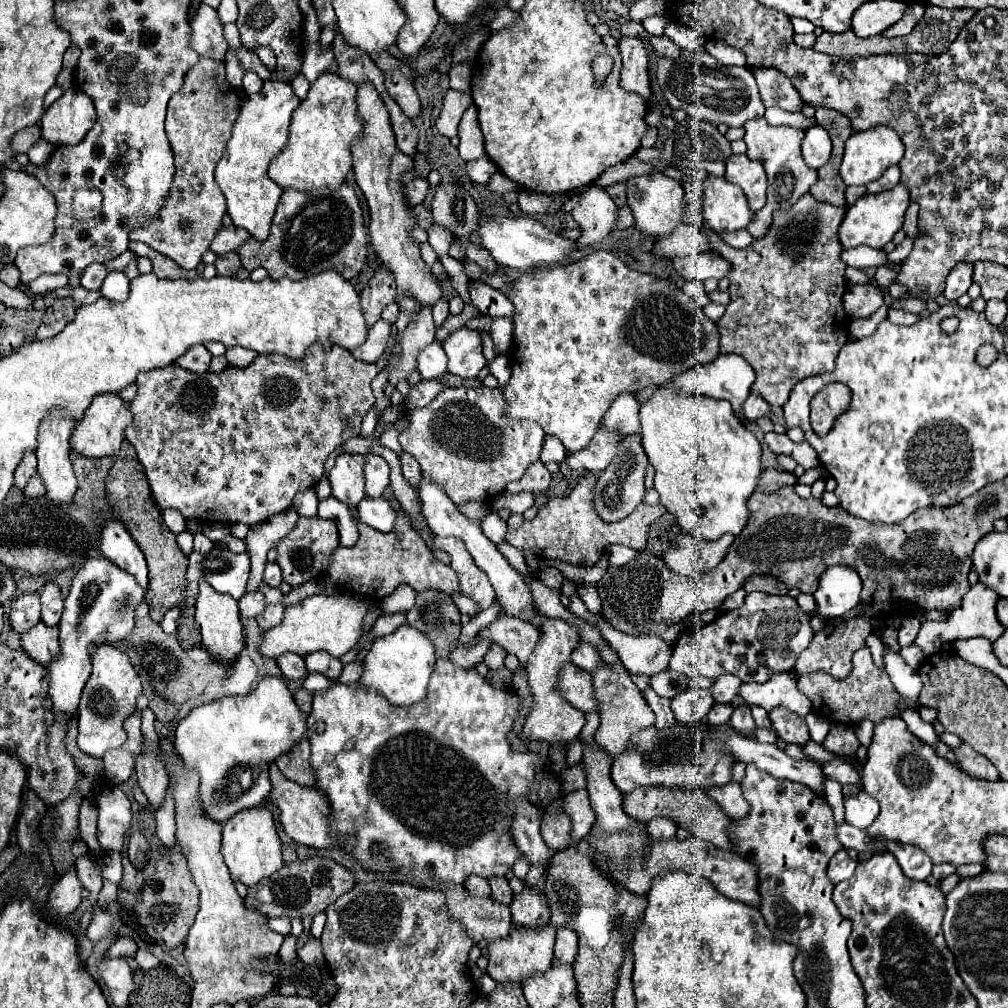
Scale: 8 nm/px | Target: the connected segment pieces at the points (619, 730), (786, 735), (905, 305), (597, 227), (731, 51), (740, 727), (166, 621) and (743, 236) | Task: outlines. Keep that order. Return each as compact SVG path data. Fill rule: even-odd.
M620 662L618 664L602 664L596 672L592 672L592 680L594 680L594 690L596 690L596 696L600 702L600 726L594 734L594 740L610 756L618 756L630 744L630 738L634 732L654 726L654 720L656 720L654 712L650 710L642 692L630 680L628 670Z
M778 706L778 708L770 710L770 720L774 724L776 734L782 740L786 740L790 744L800 744L800 746L804 746L804 744L810 742L808 726L806 726L804 718L800 718L798 714L794 714L794 712Z
M908 296L908 298L900 298L900 300L894 300L892 302L892 308L902 308L906 312L912 312L912 314L920 314L924 308L926 308L926 302L920 300L920 298L914 298L914 296Z
M594 184L582 192L582 200L572 210L572 216L582 230L582 238L578 242L582 246L592 246L614 230L618 206L602 186Z
M706 40L706 52L712 54L718 62L722 64L736 64L736 66L746 66L746 56L734 48L734 46L726 46L726 42L712 42Z
M748 704L734 706L734 712L730 716L730 724L734 726L736 732L754 732L756 726L754 726L754 718L752 718L750 706Z
M180 607L170 609L161 622L161 627L165 633L176 632L178 626L178 618L180 617Z
M736 230L736 232L720 232L720 240L728 242L732 248L746 248L752 242L752 236L746 230Z

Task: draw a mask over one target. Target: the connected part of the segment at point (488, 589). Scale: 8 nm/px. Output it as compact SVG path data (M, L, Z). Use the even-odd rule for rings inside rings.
M434 536L434 546L440 550L446 550L452 556L452 568L458 574L460 590L468 598L472 598L482 610L494 604L494 588L490 586L488 576L472 562L472 556L468 554L466 546L458 538L438 538Z

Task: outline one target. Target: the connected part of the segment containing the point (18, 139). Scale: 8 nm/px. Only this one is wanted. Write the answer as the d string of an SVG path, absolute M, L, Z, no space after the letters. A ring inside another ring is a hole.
M34 124L34 126L30 126L30 128L20 130L20 132L12 138L12 150L14 150L16 154L28 152L30 146L34 146L38 140L40 140L40 126Z

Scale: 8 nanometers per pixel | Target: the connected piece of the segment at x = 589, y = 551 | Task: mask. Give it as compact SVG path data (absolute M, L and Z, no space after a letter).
M596 476L582 478L566 498L550 500L538 510L538 516L534 520L524 522L516 530L510 530L506 534L506 542L520 550L530 550L538 558L566 560L568 564L574 564L574 566L594 566L598 558L604 554L604 548L608 544L624 544L638 552L644 550L648 528L656 518L660 518L666 512L664 506L640 504L638 510L630 514L630 518L624 518L622 522L604 522L594 512L594 506L592 506L594 486L596 486Z

